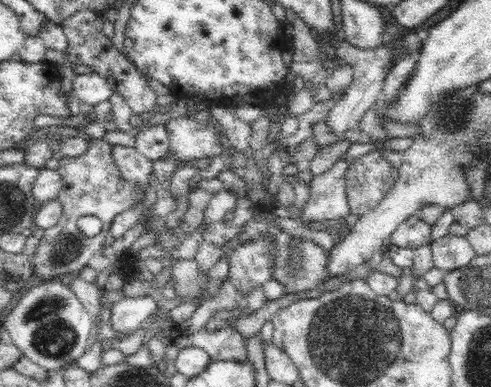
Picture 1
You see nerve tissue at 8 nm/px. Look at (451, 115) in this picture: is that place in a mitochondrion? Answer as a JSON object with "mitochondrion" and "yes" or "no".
{"mitochondrion":"yes"}

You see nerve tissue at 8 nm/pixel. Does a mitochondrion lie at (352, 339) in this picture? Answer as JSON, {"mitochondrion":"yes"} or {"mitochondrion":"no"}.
{"mitochondrion":"yes"}

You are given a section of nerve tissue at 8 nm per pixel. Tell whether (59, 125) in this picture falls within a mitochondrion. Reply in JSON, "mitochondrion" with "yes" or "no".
{"mitochondrion":"no"}

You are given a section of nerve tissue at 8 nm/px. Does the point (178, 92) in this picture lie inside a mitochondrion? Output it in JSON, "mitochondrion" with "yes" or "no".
{"mitochondrion":"no"}

